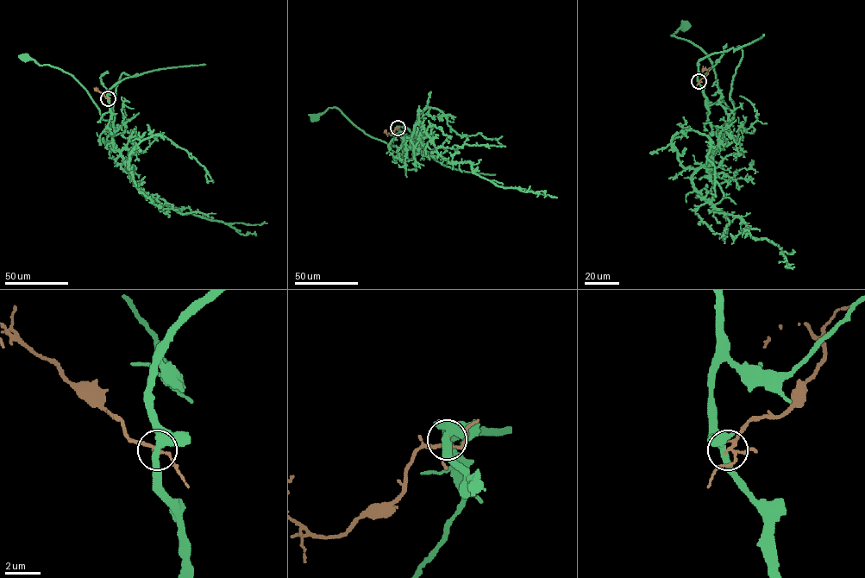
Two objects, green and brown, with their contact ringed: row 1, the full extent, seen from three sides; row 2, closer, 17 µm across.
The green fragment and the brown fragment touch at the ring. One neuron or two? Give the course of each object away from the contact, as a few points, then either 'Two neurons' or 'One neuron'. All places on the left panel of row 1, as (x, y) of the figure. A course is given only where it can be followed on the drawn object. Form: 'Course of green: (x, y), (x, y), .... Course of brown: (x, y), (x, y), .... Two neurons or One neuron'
Course of green: (108, 98), (117, 83), (137, 74), (121, 74), (111, 122), (101, 118), (71, 75), (24, 57). Course of brown: (108, 98), (96, 87). Two neurons

